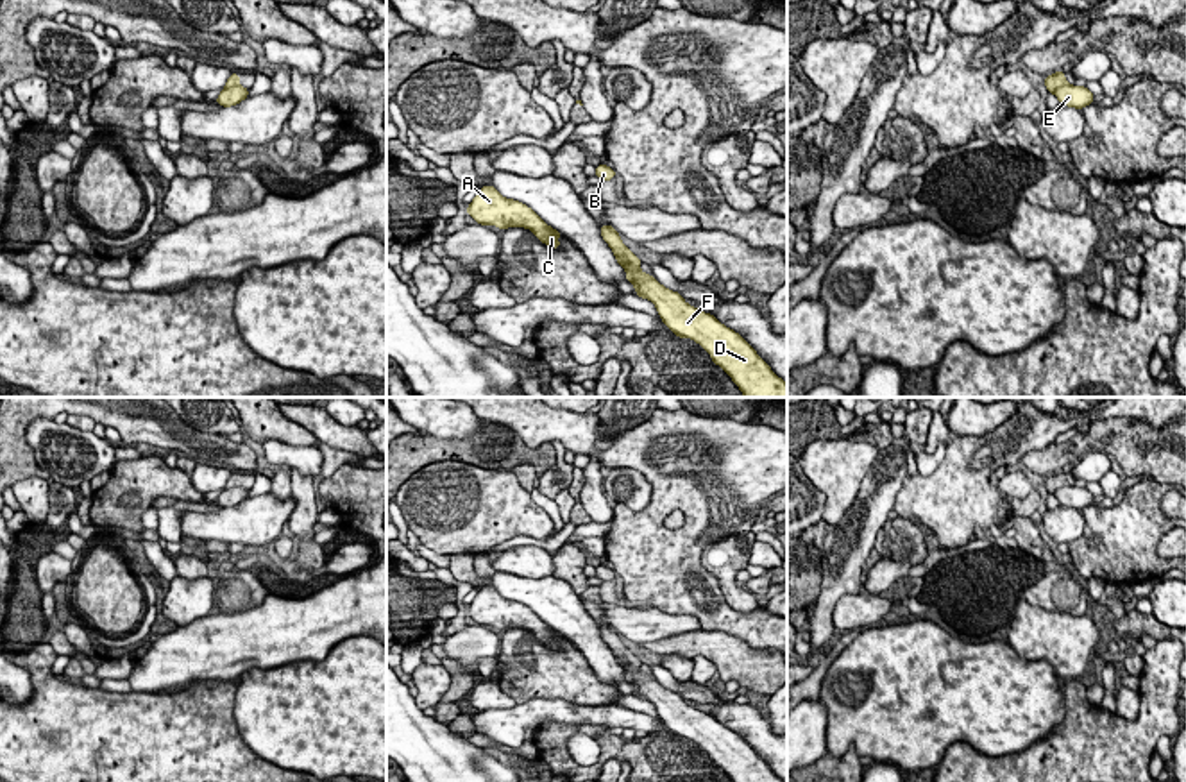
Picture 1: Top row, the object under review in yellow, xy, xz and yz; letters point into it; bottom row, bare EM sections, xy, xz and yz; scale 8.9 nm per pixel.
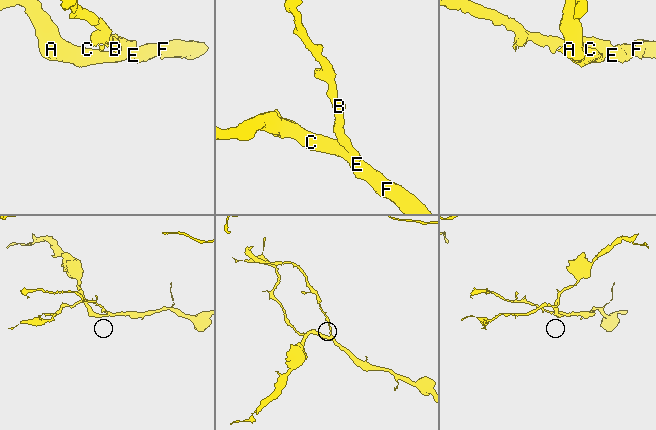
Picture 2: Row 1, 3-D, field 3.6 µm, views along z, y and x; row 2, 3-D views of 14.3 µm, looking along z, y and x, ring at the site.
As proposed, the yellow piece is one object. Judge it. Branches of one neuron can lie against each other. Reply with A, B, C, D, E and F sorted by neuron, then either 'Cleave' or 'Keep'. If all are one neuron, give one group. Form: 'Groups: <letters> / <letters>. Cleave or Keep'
Groups: A C D E F / B. Cleave

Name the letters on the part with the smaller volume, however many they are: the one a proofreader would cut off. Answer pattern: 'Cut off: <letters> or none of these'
Cut off: B

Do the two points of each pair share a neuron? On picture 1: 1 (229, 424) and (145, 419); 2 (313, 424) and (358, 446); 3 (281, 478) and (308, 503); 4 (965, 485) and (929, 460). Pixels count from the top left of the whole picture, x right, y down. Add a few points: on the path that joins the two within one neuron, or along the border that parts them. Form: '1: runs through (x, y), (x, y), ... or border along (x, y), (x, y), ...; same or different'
1: border along (177, 416), (197, 430), (222, 435); different
2: runs through (324, 428), (338, 437), (347, 437); same
3: border along (288, 469), (292, 494); different
4: border along (947, 444), (943, 460), (931, 473), (920, 475); different

